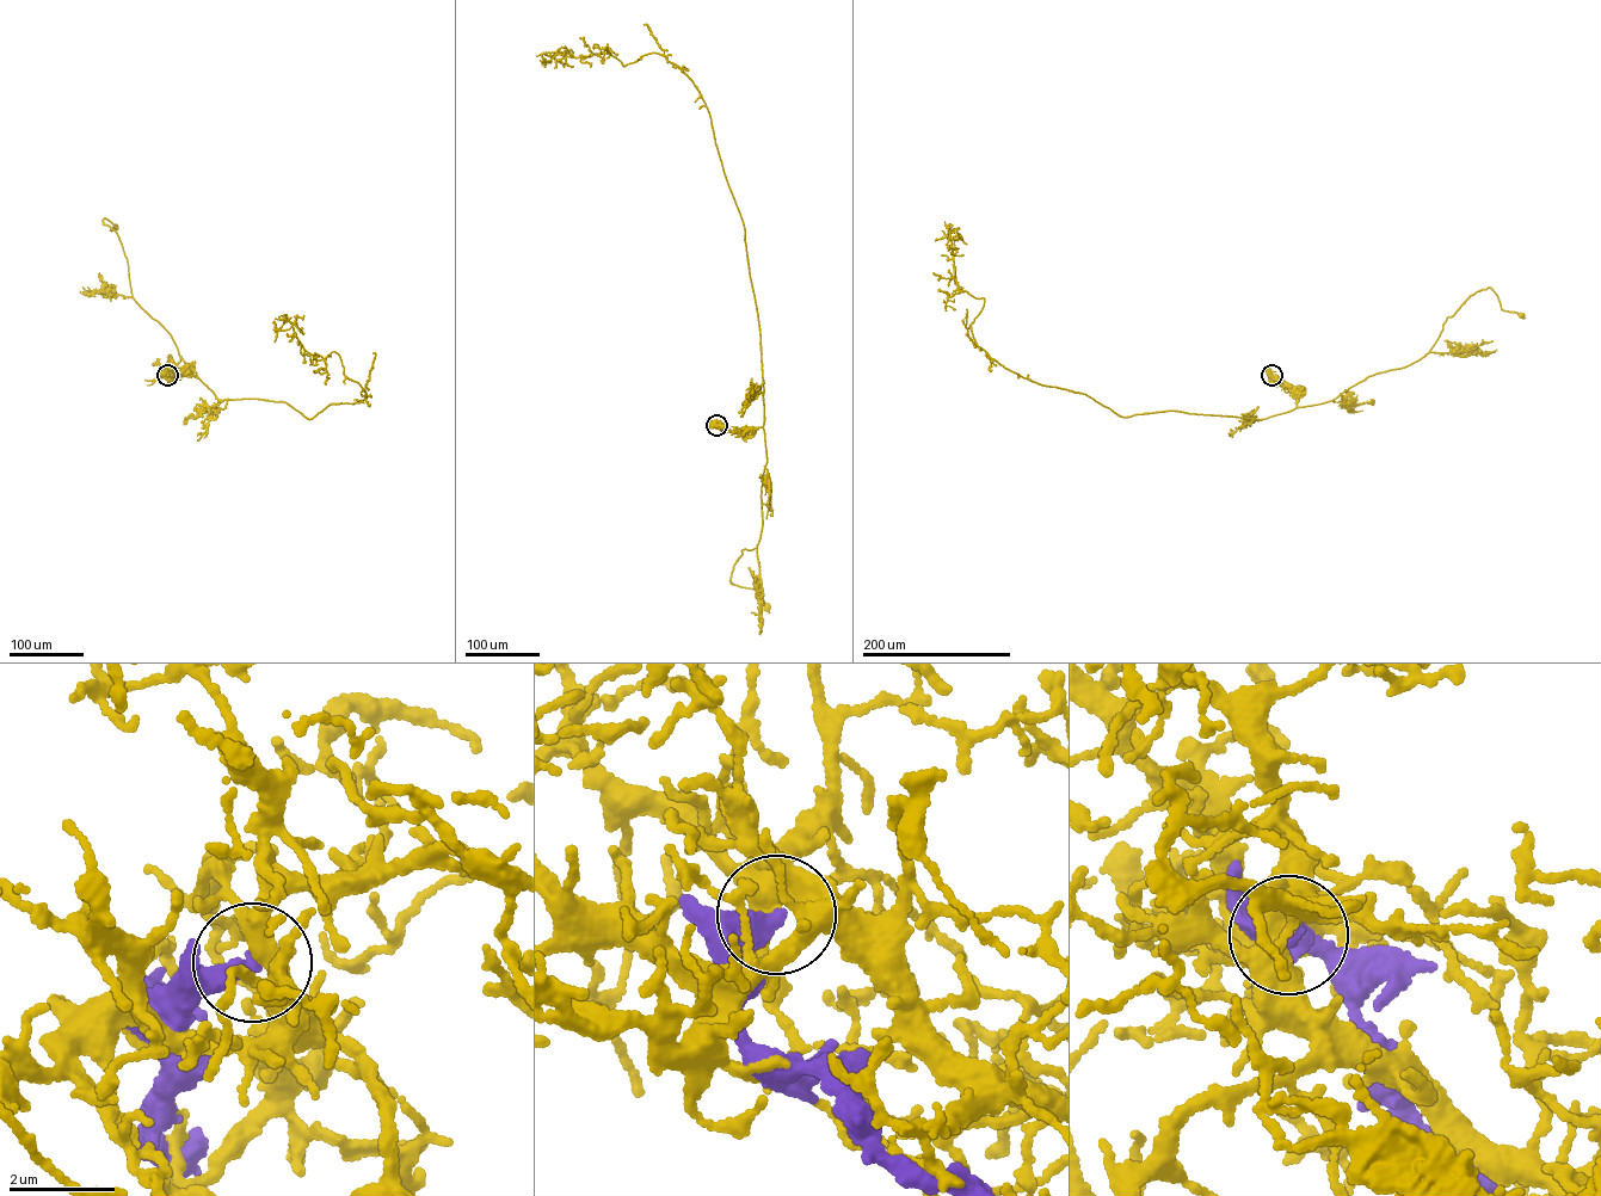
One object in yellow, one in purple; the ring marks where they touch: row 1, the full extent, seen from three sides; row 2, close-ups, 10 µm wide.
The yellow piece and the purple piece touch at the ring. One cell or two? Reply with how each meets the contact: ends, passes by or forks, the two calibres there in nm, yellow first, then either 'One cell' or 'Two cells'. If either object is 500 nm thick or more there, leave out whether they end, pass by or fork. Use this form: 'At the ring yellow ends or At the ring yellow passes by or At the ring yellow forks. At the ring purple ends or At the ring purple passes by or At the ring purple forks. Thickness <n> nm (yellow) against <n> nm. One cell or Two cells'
At the ring yellow forks. At the ring purple ends. Thickness 400 nm (yellow) against 440 nm. Two cells

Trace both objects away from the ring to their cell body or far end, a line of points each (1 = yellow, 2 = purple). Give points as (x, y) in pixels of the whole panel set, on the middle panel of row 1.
1: (716, 425), (733, 432), (764, 431), (761, 537), (755, 548), (741, 550), (730, 581), (756, 590), (767, 606)
2: (716, 425), (721, 430), (731, 430)

